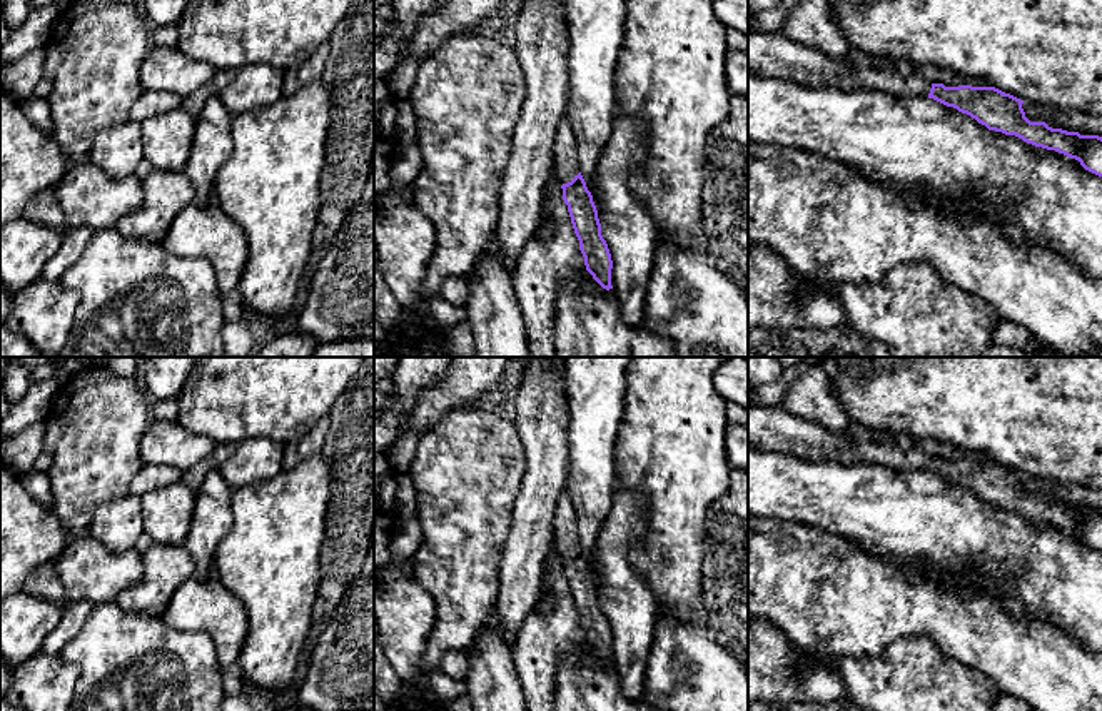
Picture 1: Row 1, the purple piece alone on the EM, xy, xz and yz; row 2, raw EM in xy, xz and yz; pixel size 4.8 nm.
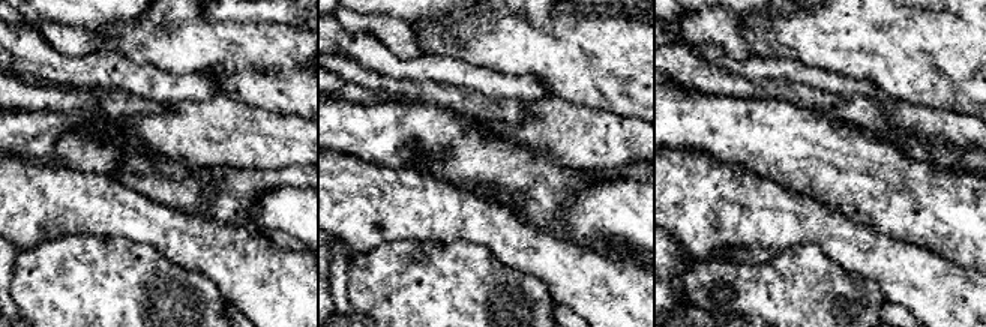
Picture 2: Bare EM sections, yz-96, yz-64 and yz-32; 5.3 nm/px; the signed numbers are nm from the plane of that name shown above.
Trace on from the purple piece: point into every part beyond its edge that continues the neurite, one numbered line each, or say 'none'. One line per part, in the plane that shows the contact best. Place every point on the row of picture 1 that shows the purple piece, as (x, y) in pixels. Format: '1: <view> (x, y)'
1: xz (566, 164)

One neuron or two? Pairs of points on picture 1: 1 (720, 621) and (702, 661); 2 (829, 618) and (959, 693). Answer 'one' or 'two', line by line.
1: two
2: two

